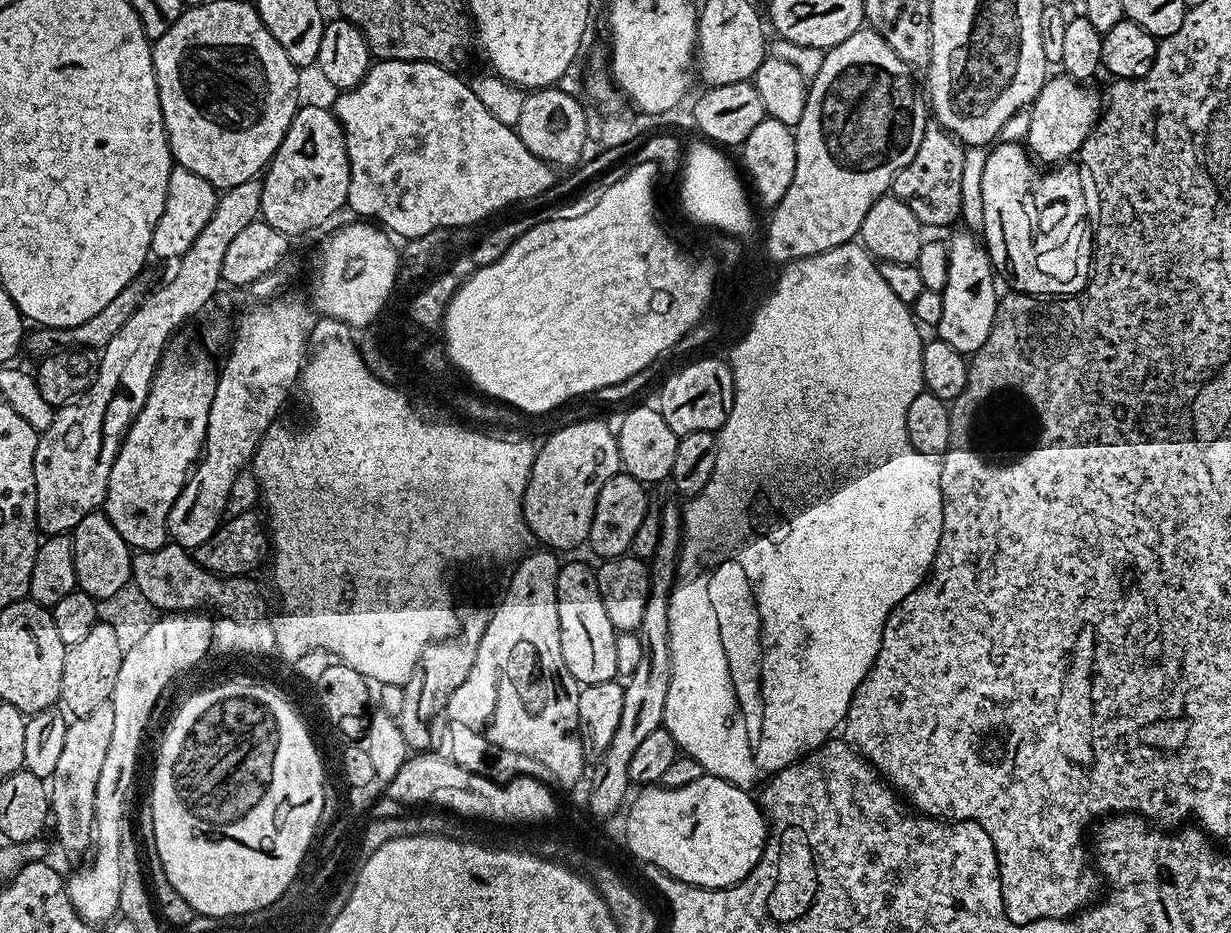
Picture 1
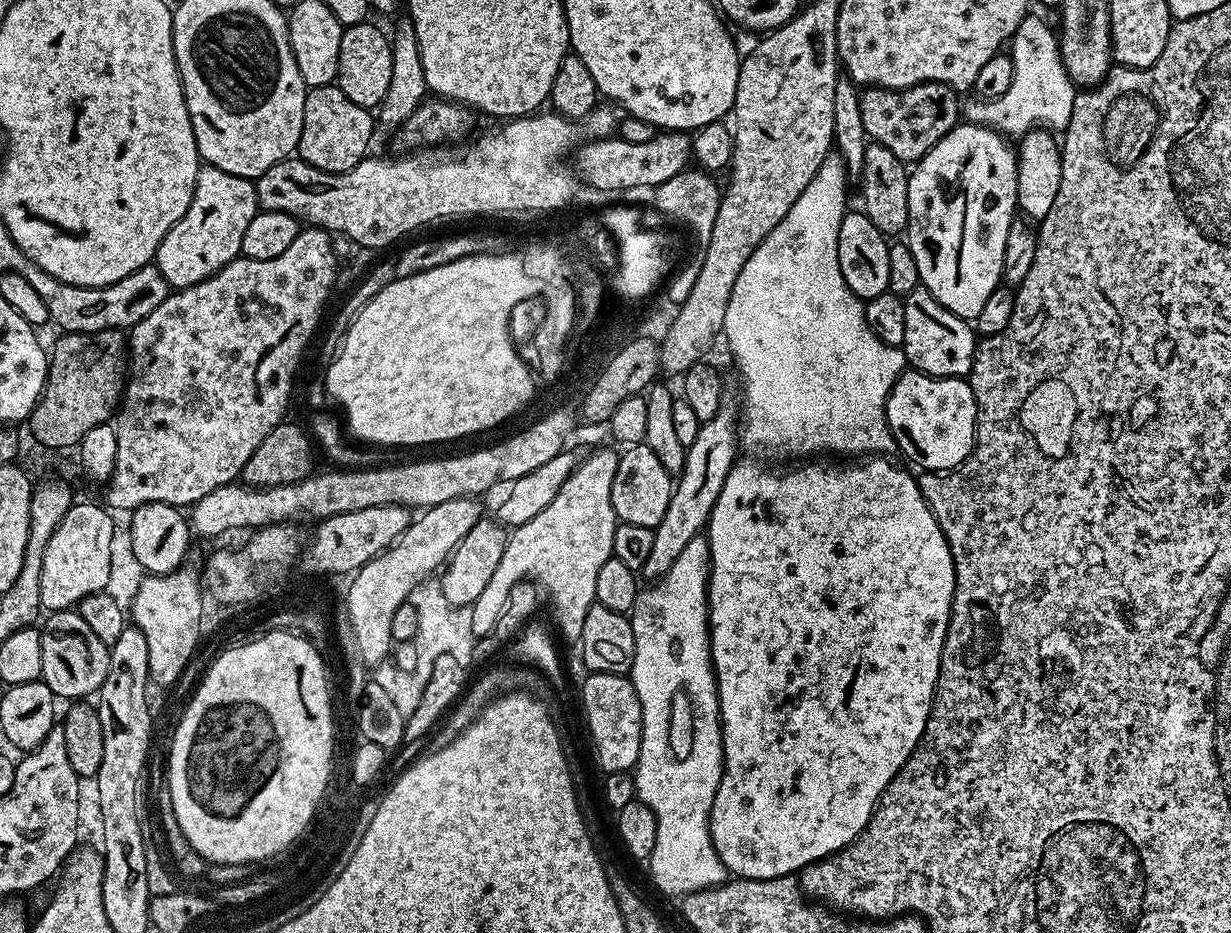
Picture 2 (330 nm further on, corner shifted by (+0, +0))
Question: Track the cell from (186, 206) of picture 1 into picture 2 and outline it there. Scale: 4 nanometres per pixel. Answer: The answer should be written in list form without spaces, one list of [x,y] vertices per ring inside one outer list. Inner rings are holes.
[[[212,164],[198,170],[190,206],[162,238],[154,257],[156,269],[166,278],[169,289],[189,288],[213,276],[222,266],[240,256],[246,226],[256,216],[255,183],[238,174],[226,174]]]

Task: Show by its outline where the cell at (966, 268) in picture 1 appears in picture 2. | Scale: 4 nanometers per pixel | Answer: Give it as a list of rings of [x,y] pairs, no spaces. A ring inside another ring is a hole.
[[[957,123],[956,127],[950,129],[921,160],[915,161],[908,177],[906,243],[910,254],[914,254],[914,262],[918,266],[921,285],[927,288],[930,294],[934,294],[934,298],[938,298],[938,302],[942,302],[942,306],[946,306],[946,310],[950,310],[958,318],[969,322],[980,317],[982,306],[986,306],[986,298],[990,298],[990,294],[994,294],[994,290],[1001,287],[1004,274],[1004,255],[1006,254],[1006,234],[1010,234],[1010,226],[1018,212],[1016,203],[1017,149],[1012,144],[1008,145],[1007,142],[1009,143],[1000,132],[985,124]]]

